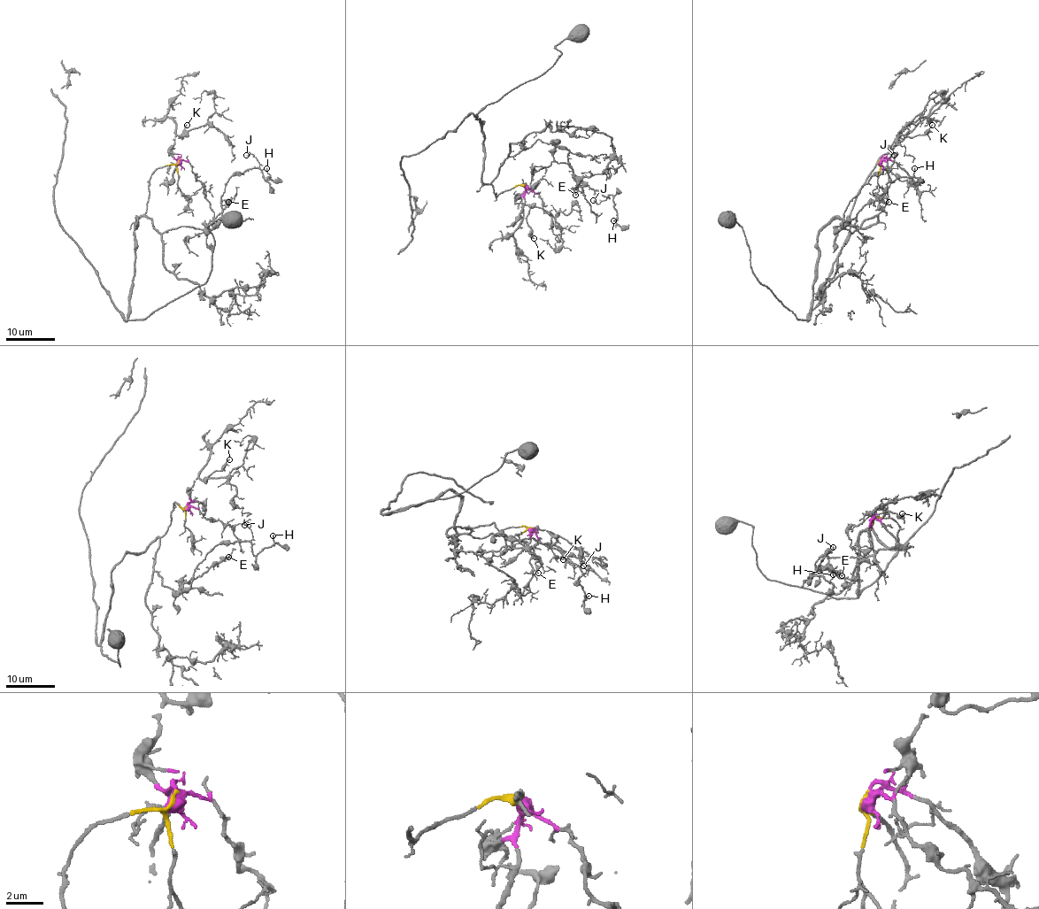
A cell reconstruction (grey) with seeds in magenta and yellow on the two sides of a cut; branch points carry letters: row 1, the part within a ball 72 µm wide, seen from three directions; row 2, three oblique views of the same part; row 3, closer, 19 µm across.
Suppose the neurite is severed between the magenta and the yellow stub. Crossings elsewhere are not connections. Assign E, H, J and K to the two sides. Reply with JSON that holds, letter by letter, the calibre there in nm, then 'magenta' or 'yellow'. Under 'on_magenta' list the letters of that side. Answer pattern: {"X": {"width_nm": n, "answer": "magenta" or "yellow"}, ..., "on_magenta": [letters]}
{"E": {"width_nm": 110, "answer": "yellow"}, "H": {"width_nm": 120, "answer": "yellow"}, "J": {"width_nm": 90, "answer": "yellow"}, "K": {"width_nm": 120, "answer": "magenta"}, "on_magenta": ["K"]}

